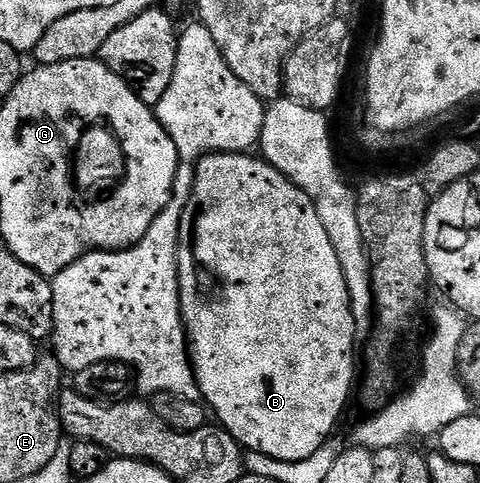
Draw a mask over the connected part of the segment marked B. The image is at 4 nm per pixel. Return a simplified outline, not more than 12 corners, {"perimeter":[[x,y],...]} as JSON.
{"perimeter":[[212,152],[179,226],[201,399],[283,462],[353,384],[343,266],[260,155]]}

